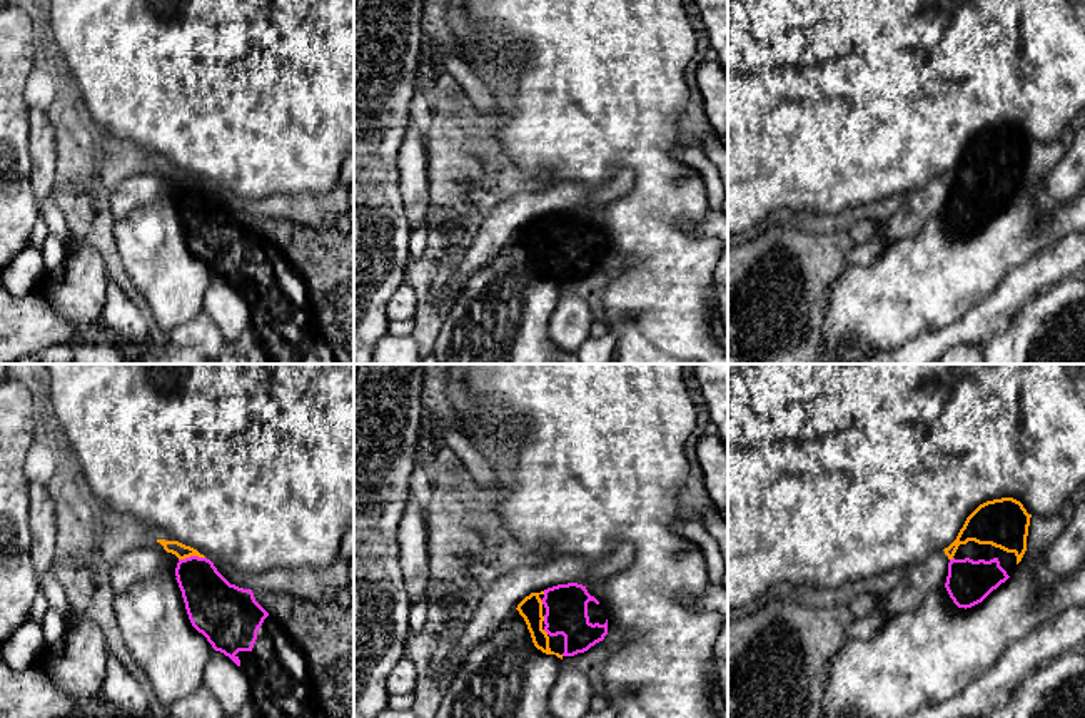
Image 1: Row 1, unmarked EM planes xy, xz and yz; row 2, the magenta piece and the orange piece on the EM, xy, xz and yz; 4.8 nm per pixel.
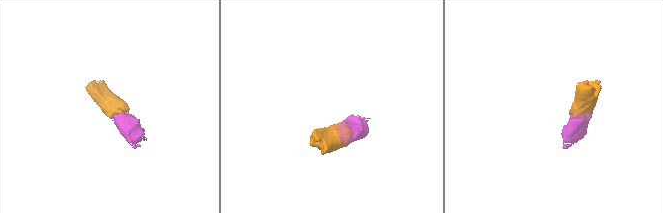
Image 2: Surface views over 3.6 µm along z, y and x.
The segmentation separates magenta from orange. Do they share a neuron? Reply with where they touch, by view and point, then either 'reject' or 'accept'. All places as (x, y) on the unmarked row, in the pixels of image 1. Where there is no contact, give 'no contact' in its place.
xy (191, 182) | accept

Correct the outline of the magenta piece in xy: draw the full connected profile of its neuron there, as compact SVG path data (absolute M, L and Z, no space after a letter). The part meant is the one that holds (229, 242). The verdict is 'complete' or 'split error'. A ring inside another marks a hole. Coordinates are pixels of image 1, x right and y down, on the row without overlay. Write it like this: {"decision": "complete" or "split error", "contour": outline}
{"decision": "split error", "contour": "M179 167L157 169L179 184L175 205L192 252L215 277L240 292L237 279L252 277L269 239L255 227L252 215L230 210L197 175Z"}

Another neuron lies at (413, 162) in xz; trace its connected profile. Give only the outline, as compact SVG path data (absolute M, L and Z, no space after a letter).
M412 122L397 155L397 169L407 220L411 227L421 225L429 217L429 159L424 137Z

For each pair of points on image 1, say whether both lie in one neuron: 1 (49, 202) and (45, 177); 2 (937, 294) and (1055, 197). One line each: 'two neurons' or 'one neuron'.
1: two neurons
2: one neuron

